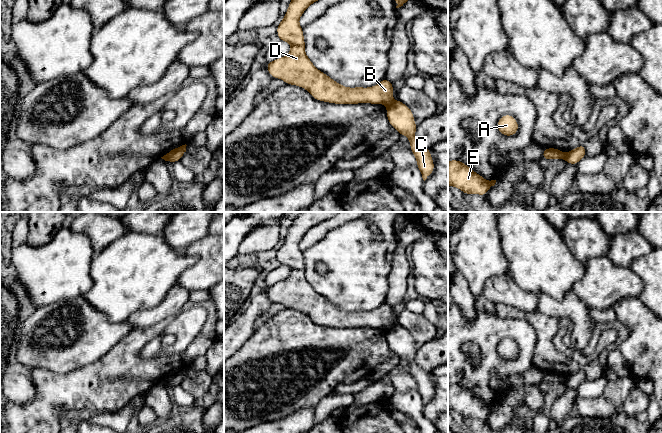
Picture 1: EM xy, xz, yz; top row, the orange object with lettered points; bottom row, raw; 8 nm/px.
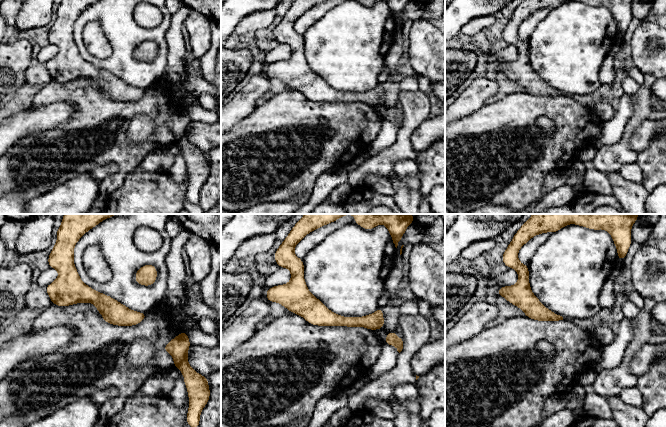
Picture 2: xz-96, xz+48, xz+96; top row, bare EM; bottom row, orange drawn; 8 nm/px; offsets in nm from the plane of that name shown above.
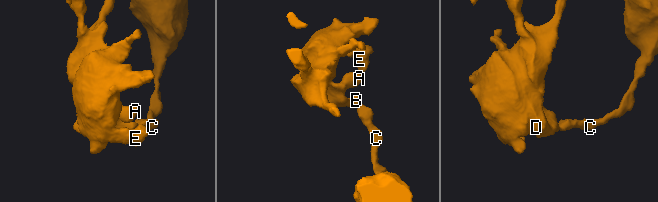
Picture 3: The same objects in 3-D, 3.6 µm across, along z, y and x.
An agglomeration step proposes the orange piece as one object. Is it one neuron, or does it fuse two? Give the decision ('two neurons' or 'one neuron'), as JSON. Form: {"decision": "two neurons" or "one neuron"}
{"decision": "two neurons"}

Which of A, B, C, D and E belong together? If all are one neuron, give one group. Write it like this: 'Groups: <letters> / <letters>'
Groups: A B D E / C

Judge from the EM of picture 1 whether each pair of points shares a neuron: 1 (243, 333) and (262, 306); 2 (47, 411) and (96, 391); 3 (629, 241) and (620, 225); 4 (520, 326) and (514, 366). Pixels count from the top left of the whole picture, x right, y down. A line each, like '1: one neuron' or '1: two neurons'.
1: one neuron
2: one neuron
3: two neurons
4: one neuron

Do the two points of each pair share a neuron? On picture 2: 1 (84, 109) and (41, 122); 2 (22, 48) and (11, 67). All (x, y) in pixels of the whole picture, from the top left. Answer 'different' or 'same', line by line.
1: different
2: same

